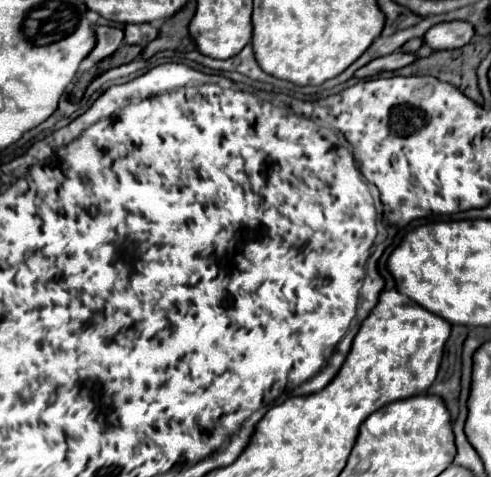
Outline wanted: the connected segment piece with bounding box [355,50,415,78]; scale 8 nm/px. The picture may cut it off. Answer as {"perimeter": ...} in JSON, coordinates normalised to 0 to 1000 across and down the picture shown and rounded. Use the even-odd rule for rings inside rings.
{"perimeter":[[[800,109],[800,113],[788,113],[788,117],[776,117],[776,122],[764,122],[760,130],[752,130],[747,138],[731,143],[723,151],[727,164],[760,164],[760,159],[772,159],[776,151],[800,151],[800,147],[813,147],[821,138],[833,138],[837,130],[845,126],[845,113],[833,113],[833,109]]]}

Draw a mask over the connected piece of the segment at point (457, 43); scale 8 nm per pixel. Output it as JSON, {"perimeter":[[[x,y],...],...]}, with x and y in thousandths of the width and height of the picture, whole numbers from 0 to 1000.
{"perimeter":[[[919,42],[919,46],[886,50],[866,71],[862,84],[878,105],[914,105],[955,92],[963,75],[967,75],[967,59],[959,59],[959,50],[951,50],[947,42]]]}

